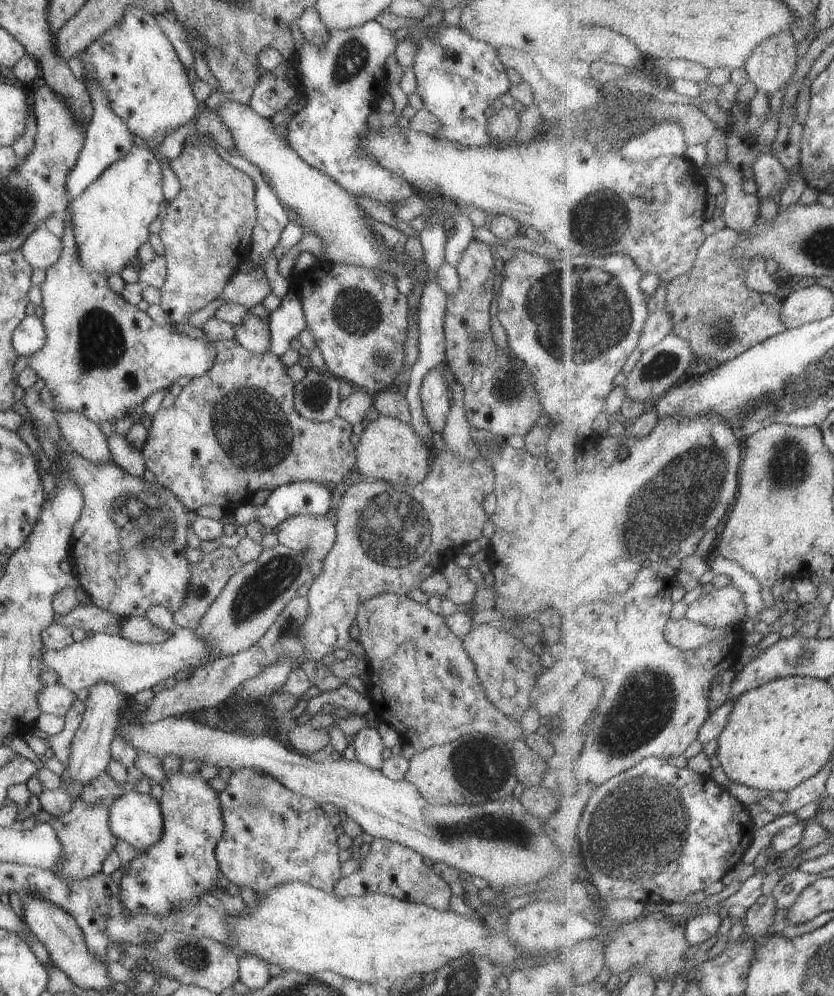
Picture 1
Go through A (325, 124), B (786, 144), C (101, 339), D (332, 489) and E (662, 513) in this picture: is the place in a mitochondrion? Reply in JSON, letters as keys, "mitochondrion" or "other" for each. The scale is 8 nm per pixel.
{"A":"other","B":"other","C":"mitochondrion","D":"other","E":"mitochondrion"}

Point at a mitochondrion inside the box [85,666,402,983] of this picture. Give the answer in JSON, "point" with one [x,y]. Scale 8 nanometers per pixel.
{"point":[193,957]}

